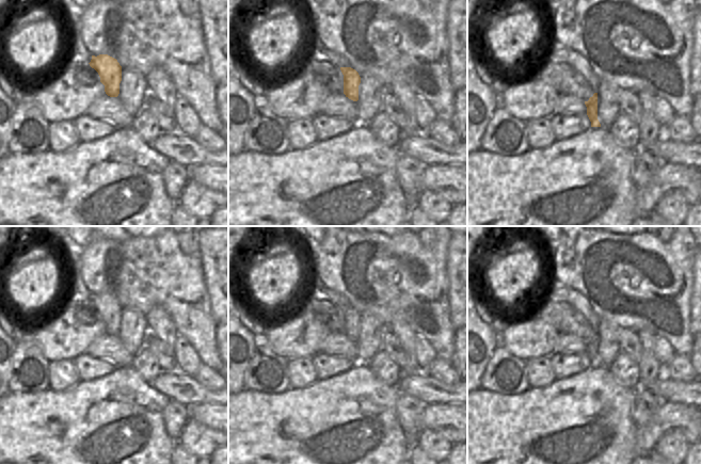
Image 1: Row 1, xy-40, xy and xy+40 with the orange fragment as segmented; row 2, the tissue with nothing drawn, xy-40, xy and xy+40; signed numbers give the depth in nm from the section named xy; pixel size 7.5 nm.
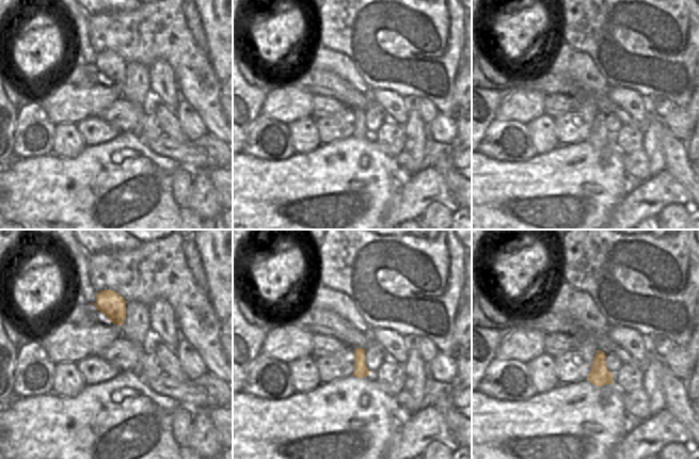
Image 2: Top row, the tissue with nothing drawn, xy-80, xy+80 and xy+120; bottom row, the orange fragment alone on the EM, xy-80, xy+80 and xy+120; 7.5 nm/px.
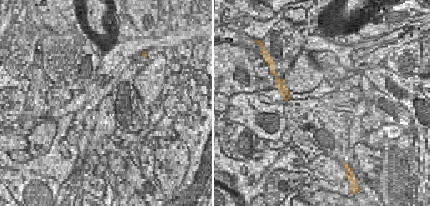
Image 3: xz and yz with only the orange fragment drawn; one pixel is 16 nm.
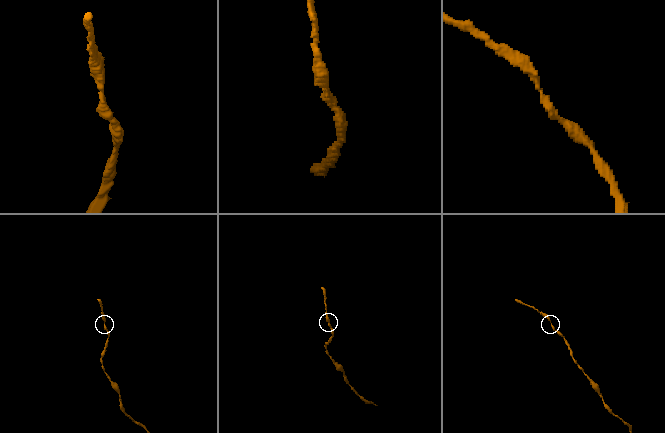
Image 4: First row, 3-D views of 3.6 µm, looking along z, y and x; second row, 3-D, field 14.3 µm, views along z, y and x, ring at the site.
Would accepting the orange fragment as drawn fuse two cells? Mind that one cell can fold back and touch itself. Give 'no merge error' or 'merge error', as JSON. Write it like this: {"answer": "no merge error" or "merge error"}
{"answer": "no merge error"}

